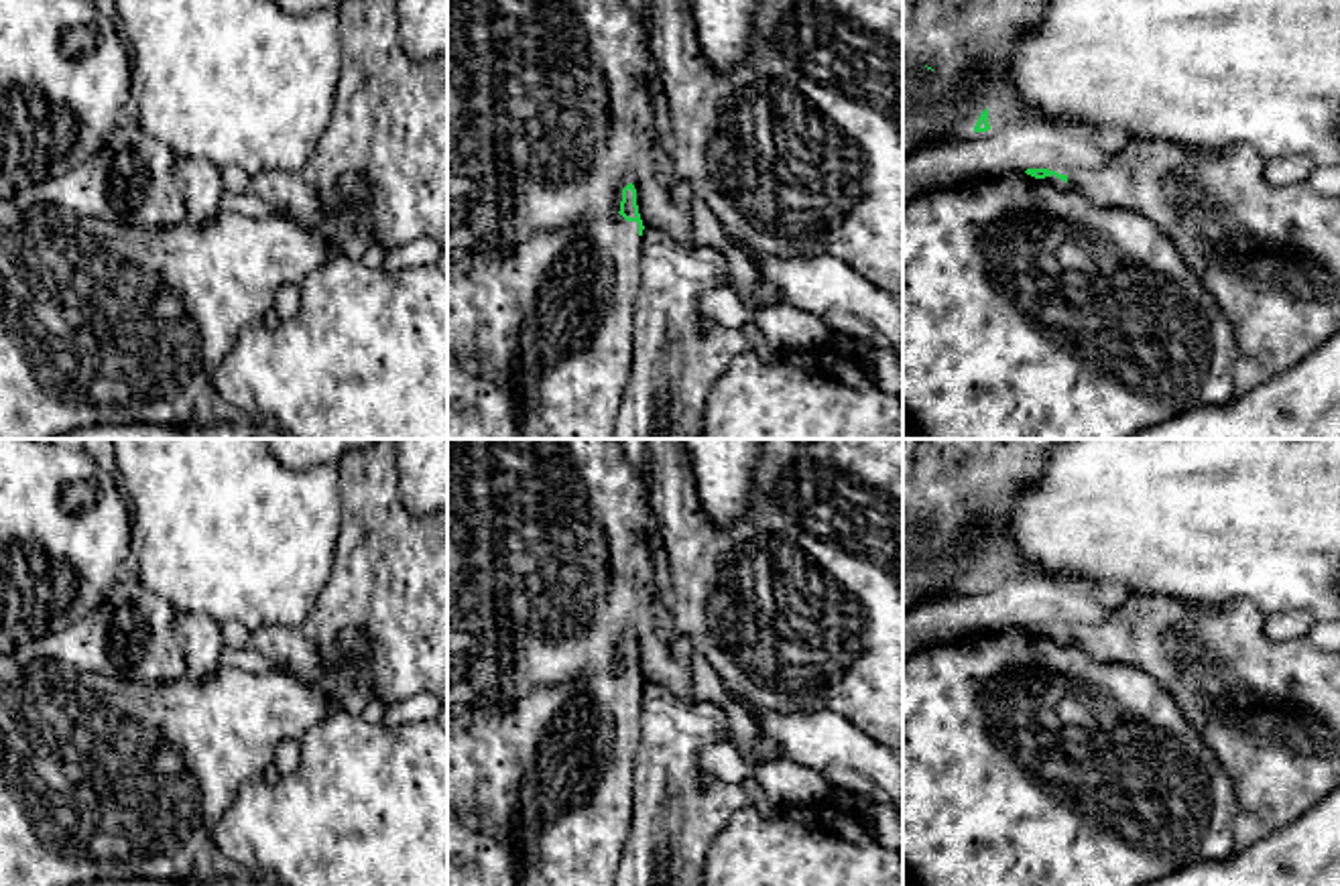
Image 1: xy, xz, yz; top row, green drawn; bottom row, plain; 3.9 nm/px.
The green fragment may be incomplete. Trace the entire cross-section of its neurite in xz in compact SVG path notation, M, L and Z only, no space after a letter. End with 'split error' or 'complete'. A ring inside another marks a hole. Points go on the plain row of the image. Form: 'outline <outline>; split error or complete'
outline M628 638L614 673L533 689L498 709L472 703L447 717L447 886L616 886L634 825L643 685L636 644ZM466 813L480 813L484 827L472 831Z; split error

